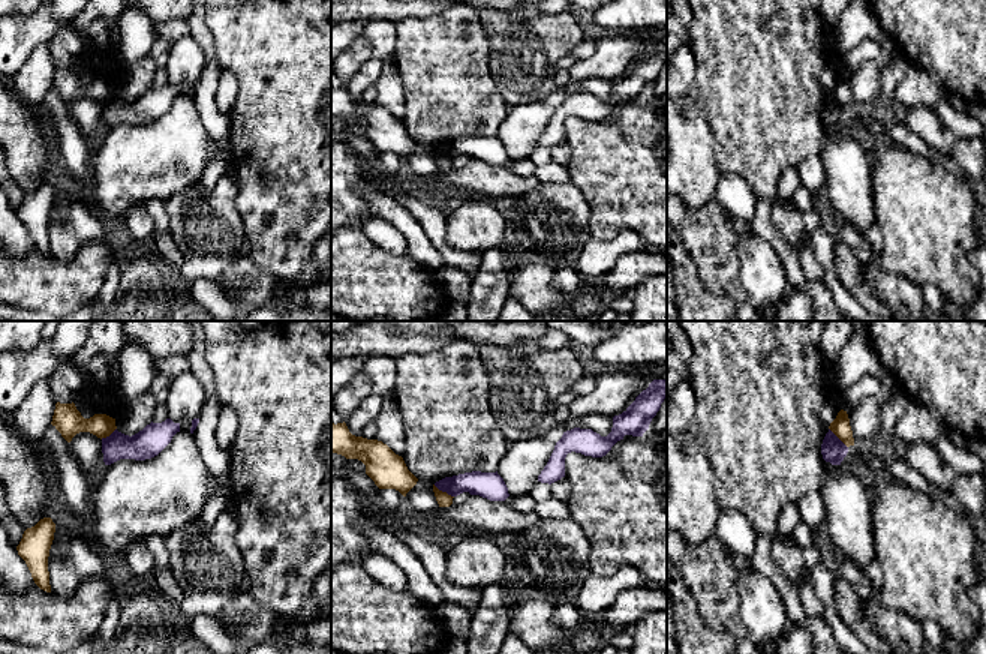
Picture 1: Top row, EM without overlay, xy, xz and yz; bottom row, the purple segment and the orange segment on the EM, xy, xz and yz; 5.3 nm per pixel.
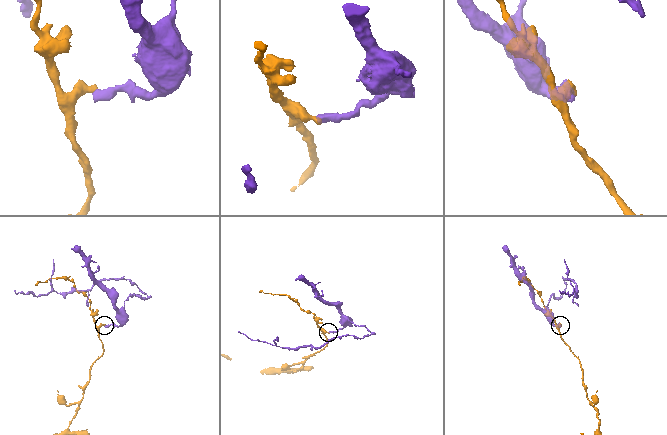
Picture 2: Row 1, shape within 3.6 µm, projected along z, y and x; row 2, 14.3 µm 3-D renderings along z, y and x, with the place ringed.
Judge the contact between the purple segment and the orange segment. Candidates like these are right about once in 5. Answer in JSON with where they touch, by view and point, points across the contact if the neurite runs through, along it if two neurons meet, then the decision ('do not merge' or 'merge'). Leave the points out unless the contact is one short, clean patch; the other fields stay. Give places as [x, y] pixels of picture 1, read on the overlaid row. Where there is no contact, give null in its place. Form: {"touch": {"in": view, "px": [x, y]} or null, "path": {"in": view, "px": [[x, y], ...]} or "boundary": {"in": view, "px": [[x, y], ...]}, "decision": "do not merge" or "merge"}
{"touch": {"in": "xz", "px": [444, 491]}, "boundary": {"in": "xz", "px": [[433, 485], [453, 497]]}, "decision": "do not merge"}

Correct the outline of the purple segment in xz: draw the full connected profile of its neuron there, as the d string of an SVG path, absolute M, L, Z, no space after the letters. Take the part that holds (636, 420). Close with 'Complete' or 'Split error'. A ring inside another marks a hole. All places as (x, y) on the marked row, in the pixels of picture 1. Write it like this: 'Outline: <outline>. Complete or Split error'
Outline: M653 380L622 414L613 417L613 428L607 436L580 428L563 432L538 482L551 484L565 477L565 458L571 452L602 458L625 435L643 436L665 398L667 380Z. Complete

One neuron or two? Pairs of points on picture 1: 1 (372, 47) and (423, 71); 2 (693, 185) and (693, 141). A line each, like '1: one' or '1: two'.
1: two
2: one

